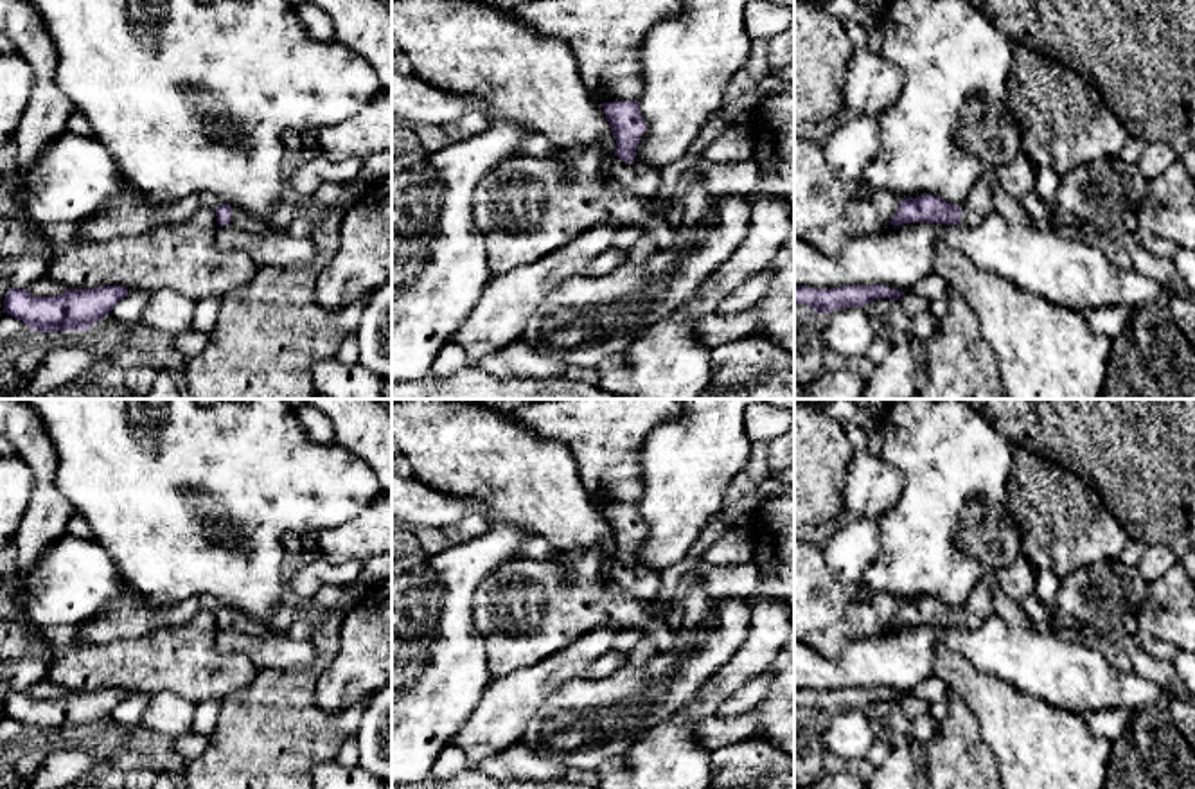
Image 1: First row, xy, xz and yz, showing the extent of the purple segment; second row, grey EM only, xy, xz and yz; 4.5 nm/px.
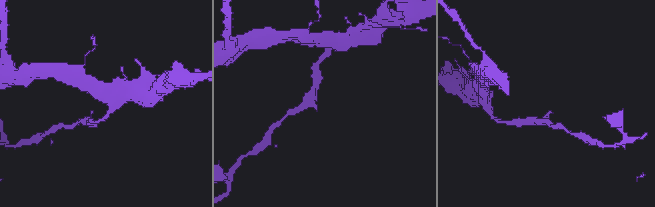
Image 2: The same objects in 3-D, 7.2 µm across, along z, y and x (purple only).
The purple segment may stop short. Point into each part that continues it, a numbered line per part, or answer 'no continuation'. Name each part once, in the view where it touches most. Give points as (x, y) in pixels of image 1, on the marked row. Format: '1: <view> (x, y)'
1: xz (644, 180)

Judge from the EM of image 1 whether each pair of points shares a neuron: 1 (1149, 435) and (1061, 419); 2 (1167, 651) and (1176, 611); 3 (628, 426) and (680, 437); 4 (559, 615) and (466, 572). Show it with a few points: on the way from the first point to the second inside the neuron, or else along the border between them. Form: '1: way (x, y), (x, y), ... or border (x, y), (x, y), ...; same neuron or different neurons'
1: way (1127, 419), (1082, 419); same neuron
2: border (1140, 629), (1176, 647); different neurons
3: border (680, 417), (660, 423), (646, 437), (640, 473); different neurons
4: border (514, 558), (495, 568), (473, 593), (473, 622); different neurons

